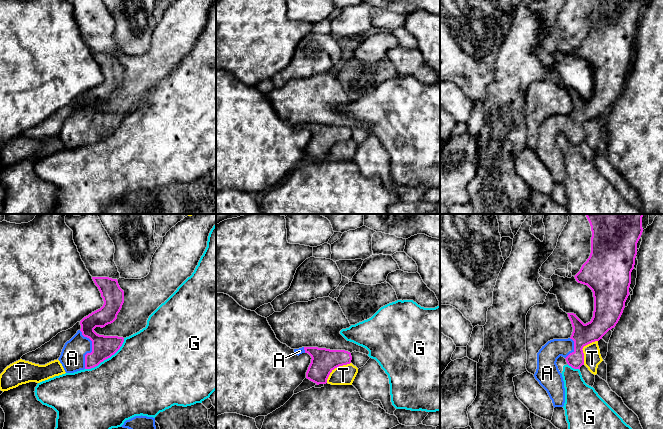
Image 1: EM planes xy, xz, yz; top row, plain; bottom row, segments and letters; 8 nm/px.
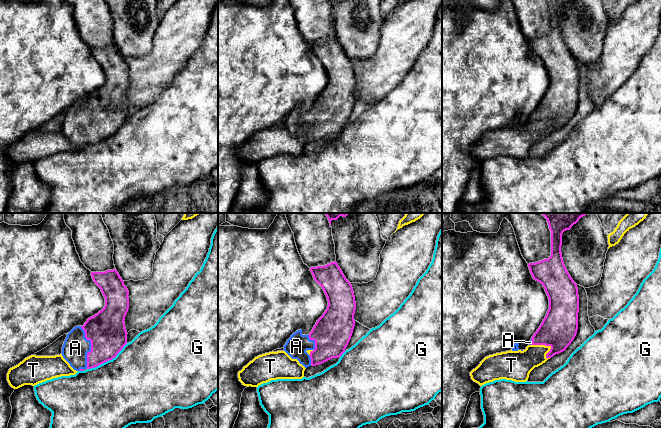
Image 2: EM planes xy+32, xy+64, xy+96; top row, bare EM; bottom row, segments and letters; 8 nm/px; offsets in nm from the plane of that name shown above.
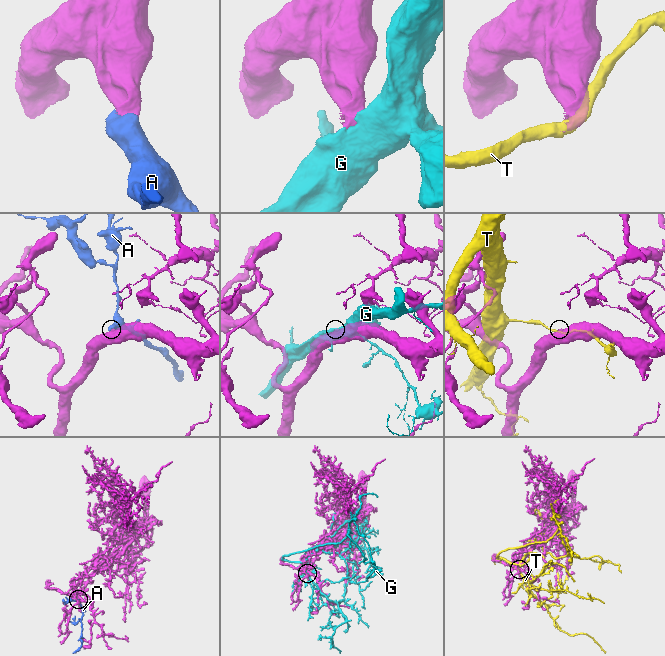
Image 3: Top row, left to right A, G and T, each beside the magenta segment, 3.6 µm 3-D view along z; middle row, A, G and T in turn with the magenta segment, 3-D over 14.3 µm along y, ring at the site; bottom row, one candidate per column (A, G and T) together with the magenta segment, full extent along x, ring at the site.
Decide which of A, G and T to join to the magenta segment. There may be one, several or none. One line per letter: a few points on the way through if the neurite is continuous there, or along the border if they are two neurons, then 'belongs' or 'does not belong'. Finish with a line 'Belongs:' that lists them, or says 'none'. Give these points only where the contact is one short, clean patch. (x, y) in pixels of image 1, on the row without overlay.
A: way xy (103, 123), (92, 125), (86, 125), (72, 134); belongs
G: does not belong
T: does not belong
Belongs: A

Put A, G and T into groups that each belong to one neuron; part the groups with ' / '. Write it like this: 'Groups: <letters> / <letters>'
Groups: A / G / T

